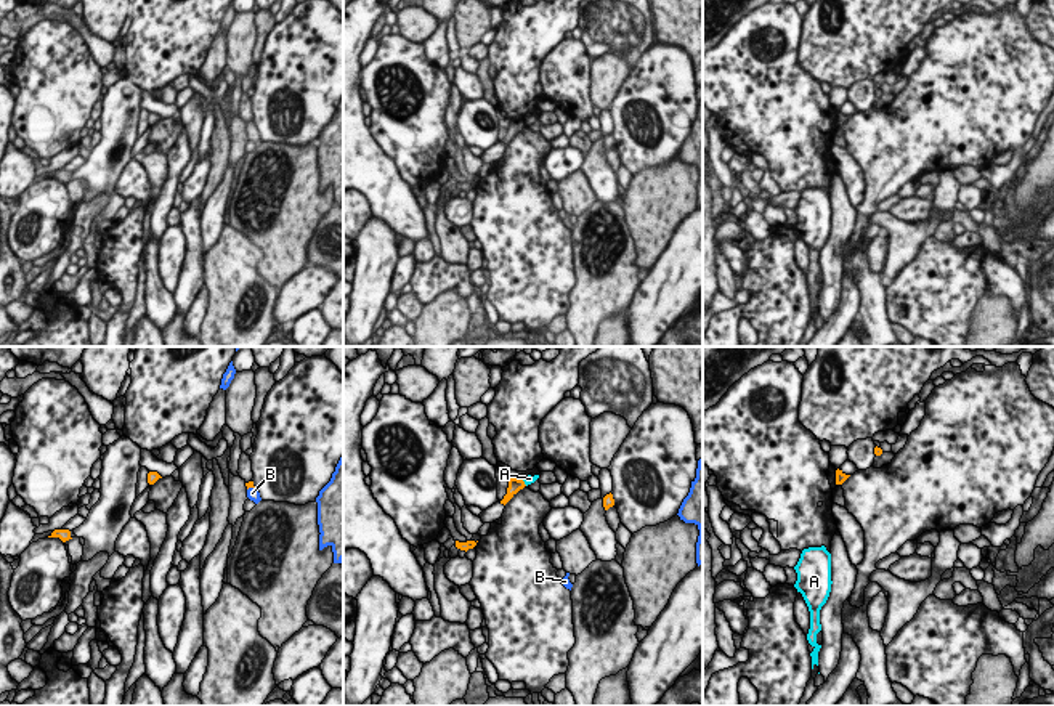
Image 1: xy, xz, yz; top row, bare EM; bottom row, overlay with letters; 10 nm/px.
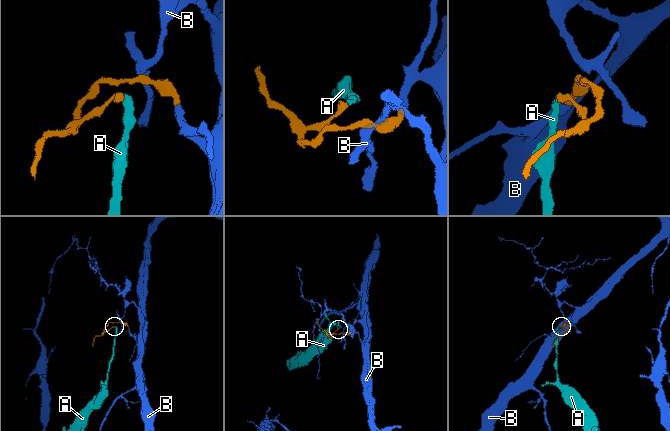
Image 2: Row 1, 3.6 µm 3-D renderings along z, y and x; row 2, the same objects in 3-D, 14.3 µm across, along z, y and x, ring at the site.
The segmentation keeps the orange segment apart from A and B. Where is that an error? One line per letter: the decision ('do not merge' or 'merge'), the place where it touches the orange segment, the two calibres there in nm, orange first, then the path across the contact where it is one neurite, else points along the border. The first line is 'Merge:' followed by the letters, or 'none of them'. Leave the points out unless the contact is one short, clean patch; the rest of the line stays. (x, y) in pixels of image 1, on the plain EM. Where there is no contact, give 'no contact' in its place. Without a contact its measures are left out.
Merge: B
A: do not merge; meets orange in xz at (523, 124); 140 nm thick on the orange side, 70 nm on the other; border along xz (522, 121), (526, 125)
B: merge; meets orange in xy at (251, 127); 60 nm thick on the orange side, 130 nm on the other; runs through xy (251, 124), (251, 127), (252, 133)

